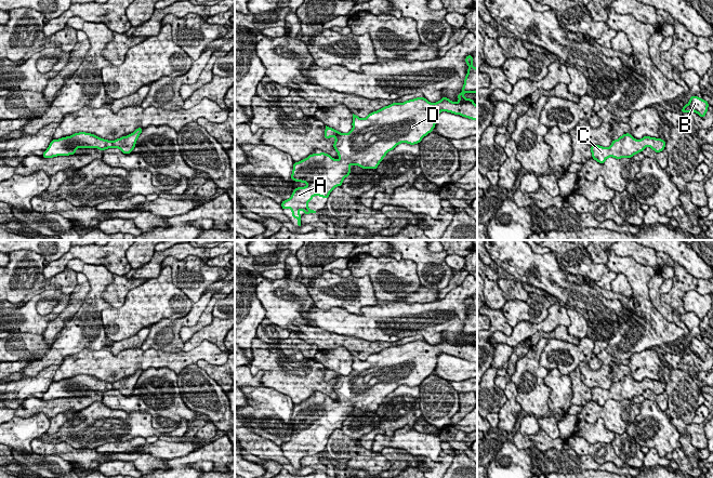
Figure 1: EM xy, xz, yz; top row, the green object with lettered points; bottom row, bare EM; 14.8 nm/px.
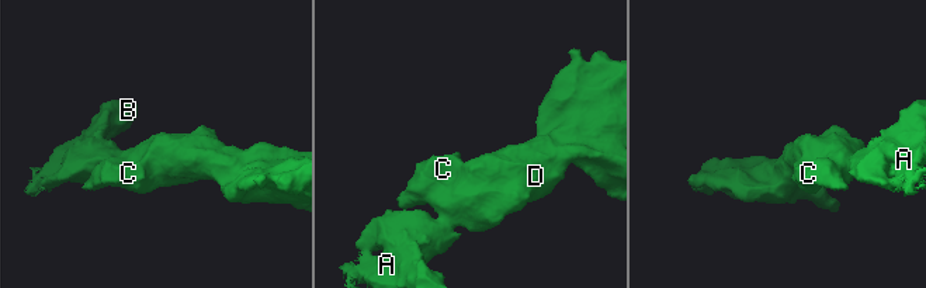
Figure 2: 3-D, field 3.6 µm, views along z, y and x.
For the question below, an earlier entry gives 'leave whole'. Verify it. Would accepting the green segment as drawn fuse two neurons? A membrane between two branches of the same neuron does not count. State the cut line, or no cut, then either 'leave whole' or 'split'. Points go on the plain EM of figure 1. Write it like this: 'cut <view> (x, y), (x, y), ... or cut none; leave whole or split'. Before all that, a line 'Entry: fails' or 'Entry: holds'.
Entry: holds
cut none; leave whole

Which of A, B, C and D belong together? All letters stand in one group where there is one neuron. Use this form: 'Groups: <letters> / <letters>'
Groups: A B C D

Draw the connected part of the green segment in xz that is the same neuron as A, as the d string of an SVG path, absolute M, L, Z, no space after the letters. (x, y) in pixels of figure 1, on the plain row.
M467 297L464 303L468 311L462 334L457 337L459 344L451 344L446 338L436 345L417 340L404 345L392 345L370 355L365 361L353 356L353 371L346 376L326 368L324 380L335 380L333 390L340 401L320 395L294 404L291 422L308 427L296 429L291 439L281 444L282 452L291 451L292 460L301 468L302 457L298 453L302 452L304 456L316 455L308 451L308 444L314 438L328 441L330 435L341 429L343 422L351 416L351 407L375 412L386 396L400 385L419 386L434 372L441 354L477 363L477 348L473 341L463 337L477 335L477 310L472 307L473 297Z

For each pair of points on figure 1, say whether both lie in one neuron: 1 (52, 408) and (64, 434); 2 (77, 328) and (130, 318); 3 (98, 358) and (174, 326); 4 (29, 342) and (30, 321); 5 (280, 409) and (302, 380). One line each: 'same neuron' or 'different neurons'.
1: different neurons
2: different neurons
3: different neurons
4: different neurons
5: different neurons

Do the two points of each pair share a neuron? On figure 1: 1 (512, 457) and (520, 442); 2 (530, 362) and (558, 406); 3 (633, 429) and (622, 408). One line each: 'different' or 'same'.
1: different
2: different
3: different

